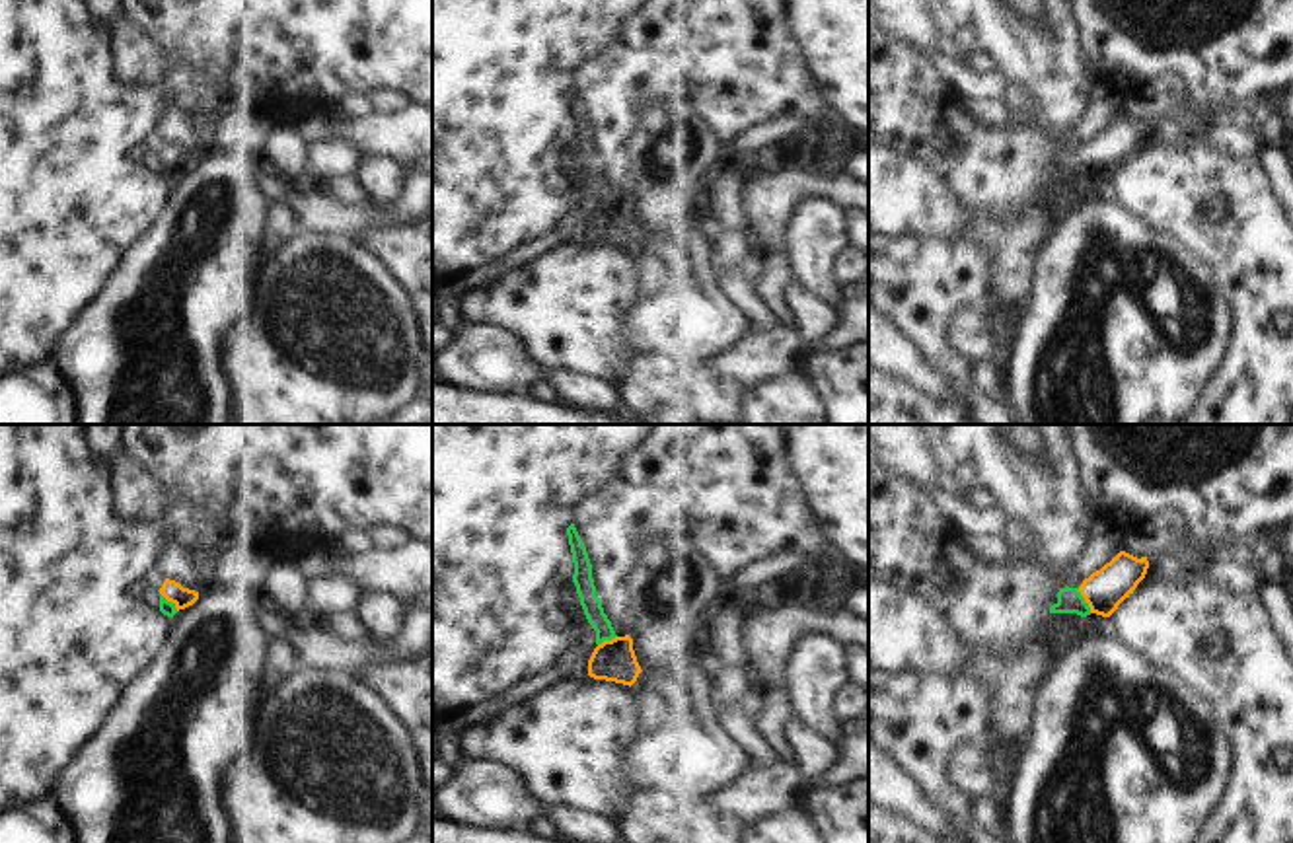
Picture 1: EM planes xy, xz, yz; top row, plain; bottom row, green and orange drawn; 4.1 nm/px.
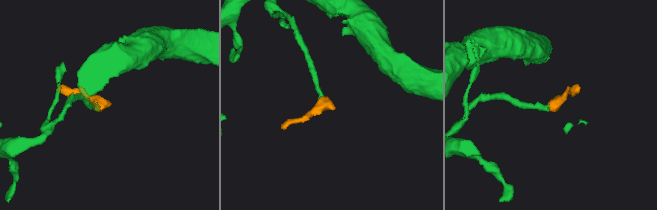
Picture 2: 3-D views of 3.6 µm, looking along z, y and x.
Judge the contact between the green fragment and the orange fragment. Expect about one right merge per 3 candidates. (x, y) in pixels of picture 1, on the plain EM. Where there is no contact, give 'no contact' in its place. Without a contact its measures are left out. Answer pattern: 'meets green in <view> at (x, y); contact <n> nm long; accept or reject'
meets green in yz at (1083, 164); contact 120 nm long; accept

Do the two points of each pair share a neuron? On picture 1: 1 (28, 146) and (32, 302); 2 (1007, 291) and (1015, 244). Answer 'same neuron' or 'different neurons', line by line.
1: same neuron
2: same neuron

